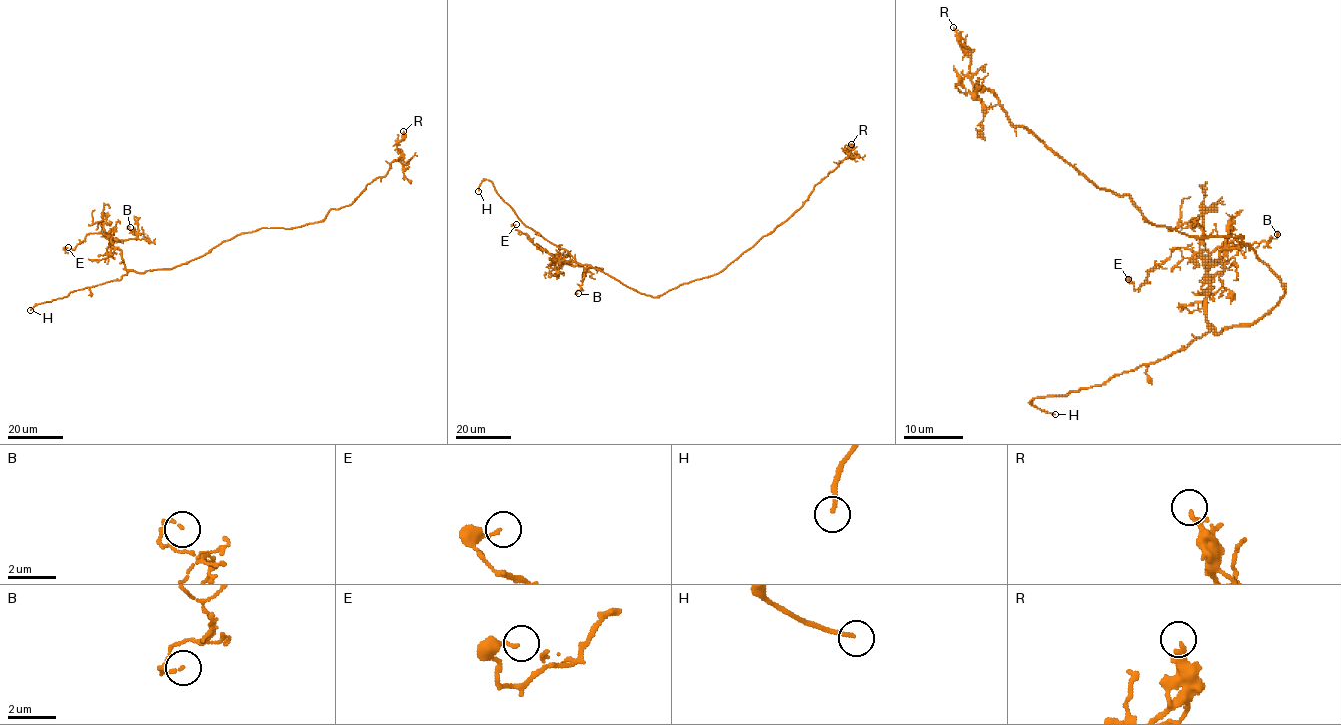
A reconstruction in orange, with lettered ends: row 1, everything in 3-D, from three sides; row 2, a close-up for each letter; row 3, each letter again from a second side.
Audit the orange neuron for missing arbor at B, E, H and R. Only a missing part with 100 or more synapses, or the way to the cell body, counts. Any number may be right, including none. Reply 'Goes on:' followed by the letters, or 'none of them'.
Goes on: H

